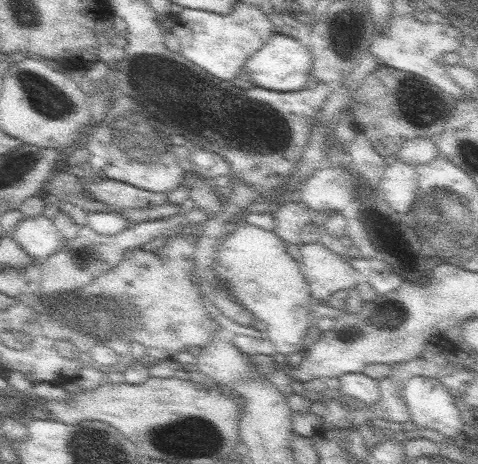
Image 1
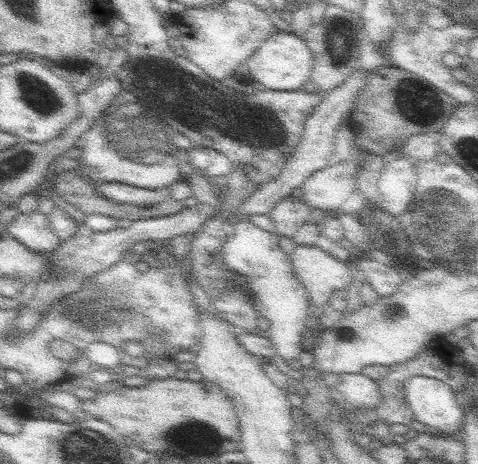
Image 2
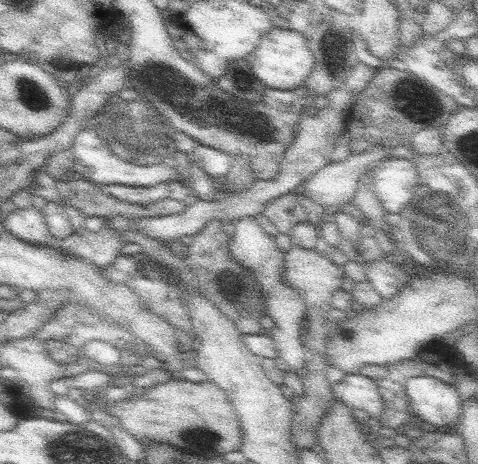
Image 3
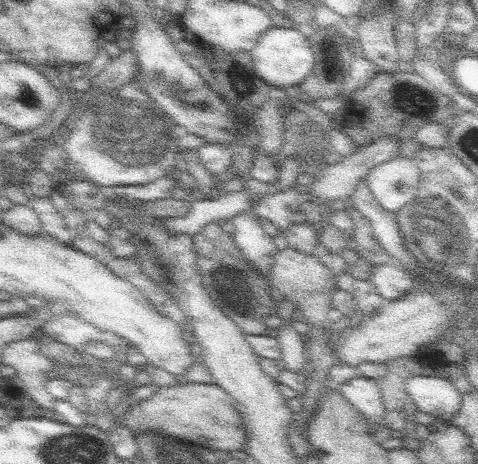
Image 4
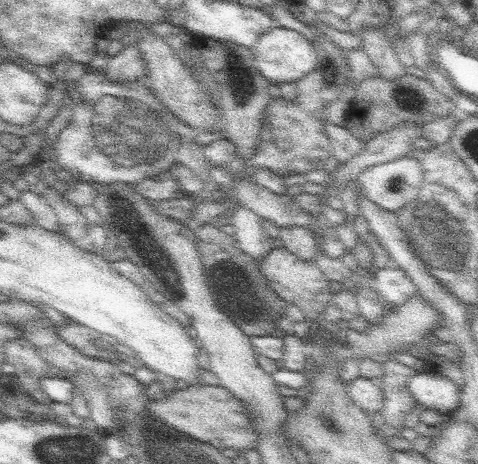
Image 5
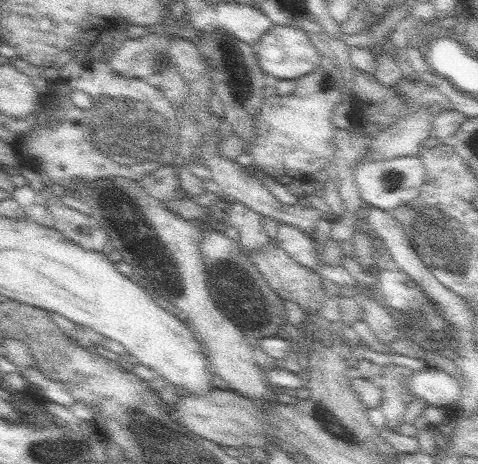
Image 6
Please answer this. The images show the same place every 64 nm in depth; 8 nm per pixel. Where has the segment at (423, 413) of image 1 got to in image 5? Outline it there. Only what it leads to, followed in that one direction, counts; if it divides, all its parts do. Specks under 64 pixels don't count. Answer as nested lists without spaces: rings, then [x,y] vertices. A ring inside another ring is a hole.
[[[433,368],[415,372],[415,376],[409,380],[409,392],[415,398],[415,404],[443,412],[445,420],[449,420],[449,414],[457,410],[461,396],[459,386],[455,386],[451,378],[437,374]]]

